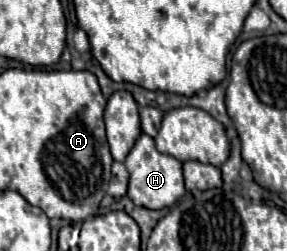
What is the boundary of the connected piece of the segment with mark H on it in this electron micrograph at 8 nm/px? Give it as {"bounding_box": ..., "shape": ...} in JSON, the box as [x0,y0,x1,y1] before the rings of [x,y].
{"bounding_box":[125,134,185,210],"shape":[[[141,134],[131,152],[125,158],[125,166],[129,170],[129,190],[127,196],[135,206],[143,206],[149,210],[161,210],[173,206],[185,192],[183,186],[183,174],[181,174],[181,162],[173,156],[161,154],[155,148],[155,142],[151,136]]]}

